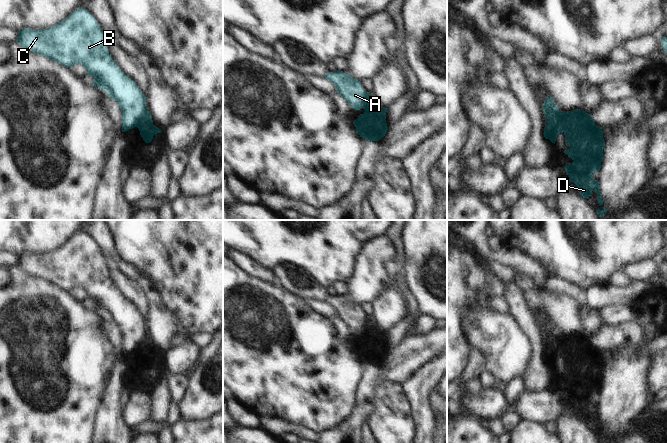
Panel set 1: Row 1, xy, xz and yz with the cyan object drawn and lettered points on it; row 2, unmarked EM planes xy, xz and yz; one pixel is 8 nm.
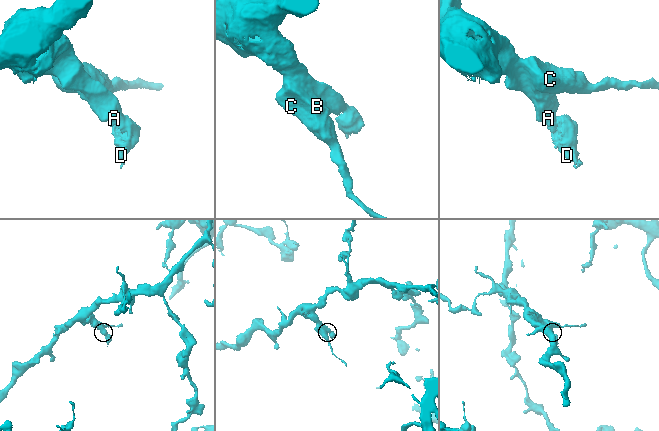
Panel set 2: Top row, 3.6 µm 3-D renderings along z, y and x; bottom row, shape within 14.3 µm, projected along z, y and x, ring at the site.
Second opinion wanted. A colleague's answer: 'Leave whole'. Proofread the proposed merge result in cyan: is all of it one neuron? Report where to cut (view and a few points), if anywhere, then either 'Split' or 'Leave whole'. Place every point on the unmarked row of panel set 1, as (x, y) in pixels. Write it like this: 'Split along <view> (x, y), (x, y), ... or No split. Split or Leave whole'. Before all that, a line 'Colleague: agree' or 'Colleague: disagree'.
Colleague: disagree
Split along xy (146, 332), (143, 340), (135, 350). Split.

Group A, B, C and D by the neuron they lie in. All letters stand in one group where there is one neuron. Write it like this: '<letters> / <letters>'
A B C / D

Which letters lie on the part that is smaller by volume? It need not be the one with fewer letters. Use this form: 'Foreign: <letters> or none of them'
Foreign: D

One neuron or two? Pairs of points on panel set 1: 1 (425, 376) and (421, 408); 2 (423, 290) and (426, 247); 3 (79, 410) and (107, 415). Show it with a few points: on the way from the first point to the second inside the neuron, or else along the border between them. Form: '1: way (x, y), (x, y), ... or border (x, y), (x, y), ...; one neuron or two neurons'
1: way (421, 384), (421, 400); one neuron
2: way (421, 279), (422, 263), (425, 258); one neuron
3: border (101, 393), (92, 424); two neurons

